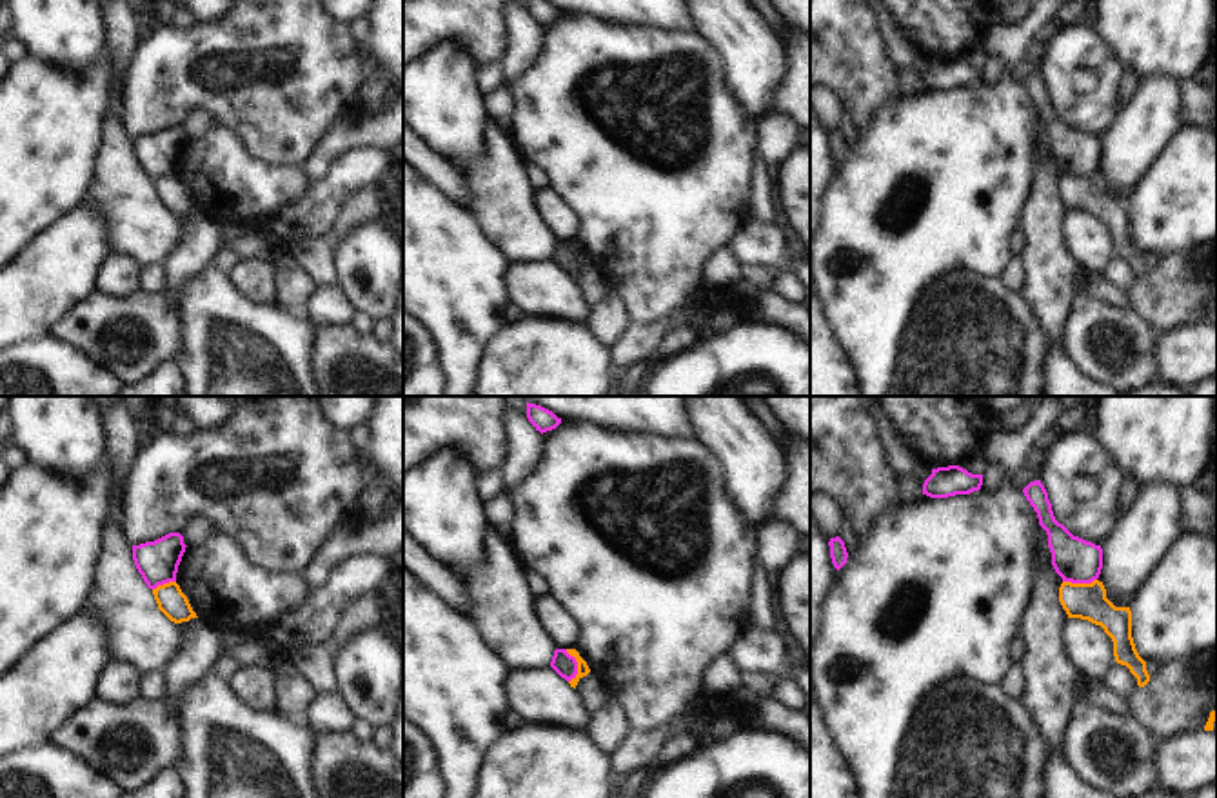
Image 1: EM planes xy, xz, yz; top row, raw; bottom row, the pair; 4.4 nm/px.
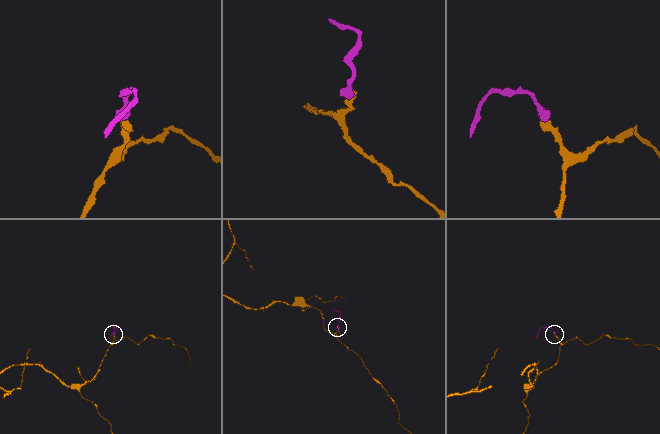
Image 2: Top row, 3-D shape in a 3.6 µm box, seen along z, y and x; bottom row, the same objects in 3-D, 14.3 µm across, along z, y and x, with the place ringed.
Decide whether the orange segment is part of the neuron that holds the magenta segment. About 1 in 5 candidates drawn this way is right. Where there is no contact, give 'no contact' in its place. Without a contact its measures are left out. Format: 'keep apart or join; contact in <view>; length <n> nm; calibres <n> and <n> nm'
keep apart; contact in xz; length 150 nm; calibres 100 and 50 nm

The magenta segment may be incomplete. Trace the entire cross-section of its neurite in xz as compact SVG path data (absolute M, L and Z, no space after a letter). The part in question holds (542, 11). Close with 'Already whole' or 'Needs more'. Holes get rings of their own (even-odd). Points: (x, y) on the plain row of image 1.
M527 0L527 11L541 27L561 16L561 11L545 0Z. Already whole.

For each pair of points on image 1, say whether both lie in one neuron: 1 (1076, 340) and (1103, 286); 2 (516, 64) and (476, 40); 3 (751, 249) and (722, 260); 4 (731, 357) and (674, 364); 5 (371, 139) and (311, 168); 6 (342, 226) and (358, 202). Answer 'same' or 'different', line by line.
1: different
2: different
3: different
4: same
5: same
6: same

